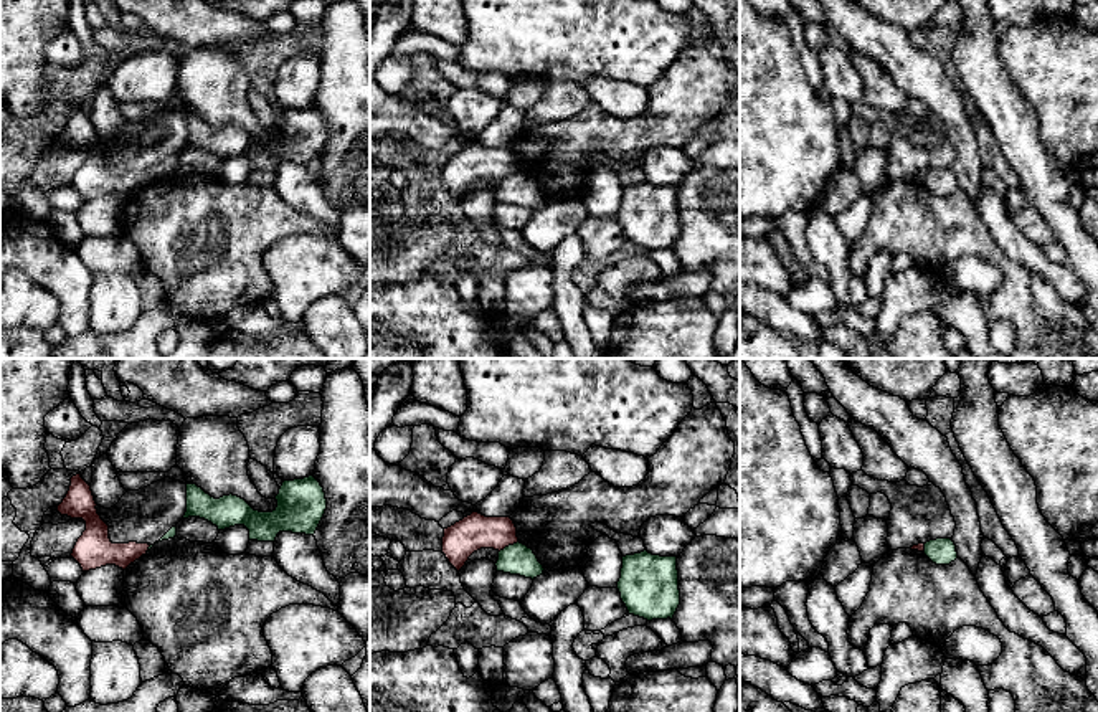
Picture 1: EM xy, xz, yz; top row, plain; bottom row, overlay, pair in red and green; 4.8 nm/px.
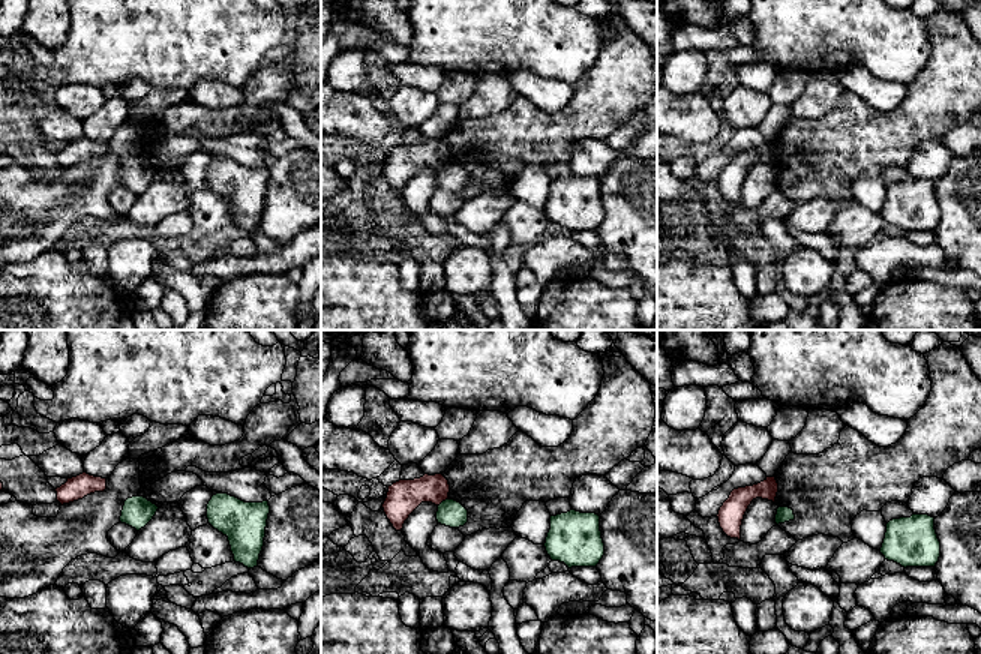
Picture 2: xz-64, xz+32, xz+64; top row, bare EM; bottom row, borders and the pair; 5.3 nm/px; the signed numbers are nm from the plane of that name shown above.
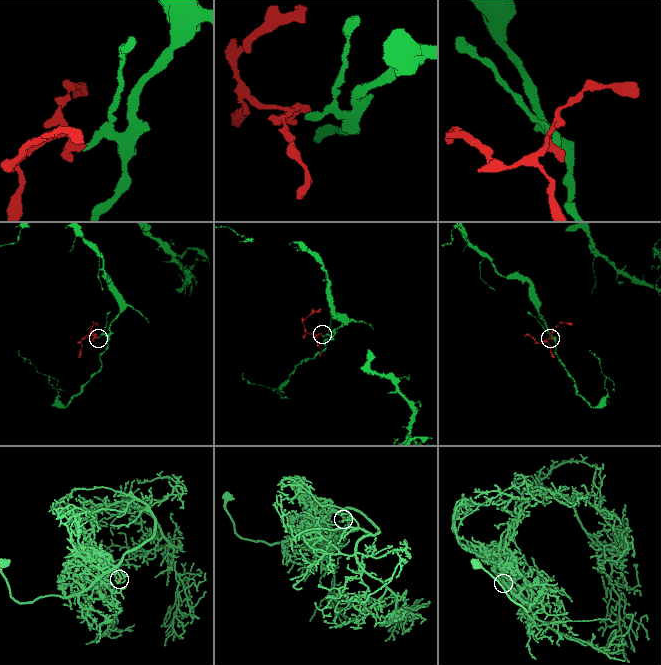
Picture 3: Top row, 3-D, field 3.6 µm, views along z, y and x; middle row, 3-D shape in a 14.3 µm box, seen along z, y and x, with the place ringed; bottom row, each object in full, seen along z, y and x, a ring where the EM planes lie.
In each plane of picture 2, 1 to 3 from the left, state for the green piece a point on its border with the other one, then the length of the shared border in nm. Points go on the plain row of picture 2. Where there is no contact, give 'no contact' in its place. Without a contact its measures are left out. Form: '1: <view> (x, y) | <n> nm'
1: no contact
2: xz+32 (443, 164) | 70 nm
3: no contact

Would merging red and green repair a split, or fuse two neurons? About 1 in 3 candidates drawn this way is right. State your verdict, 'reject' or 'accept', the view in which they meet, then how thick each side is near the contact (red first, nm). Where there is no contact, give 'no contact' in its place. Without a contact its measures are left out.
reject; contact in xz; calibres 170 and 150 nm

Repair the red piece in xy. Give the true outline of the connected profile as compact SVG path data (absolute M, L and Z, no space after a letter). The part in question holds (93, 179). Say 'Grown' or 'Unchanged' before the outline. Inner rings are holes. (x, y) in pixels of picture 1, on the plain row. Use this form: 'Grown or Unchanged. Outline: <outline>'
Unchanged. Outline: M76 104L71 116L58 135L61 145L83 149L86 160L78 169L71 187L81 195L83 202L96 200L106 195L116 195L125 200L130 193L147 183L149 173L112 173L109 169L109 155L101 149L96 139L91 116Z

